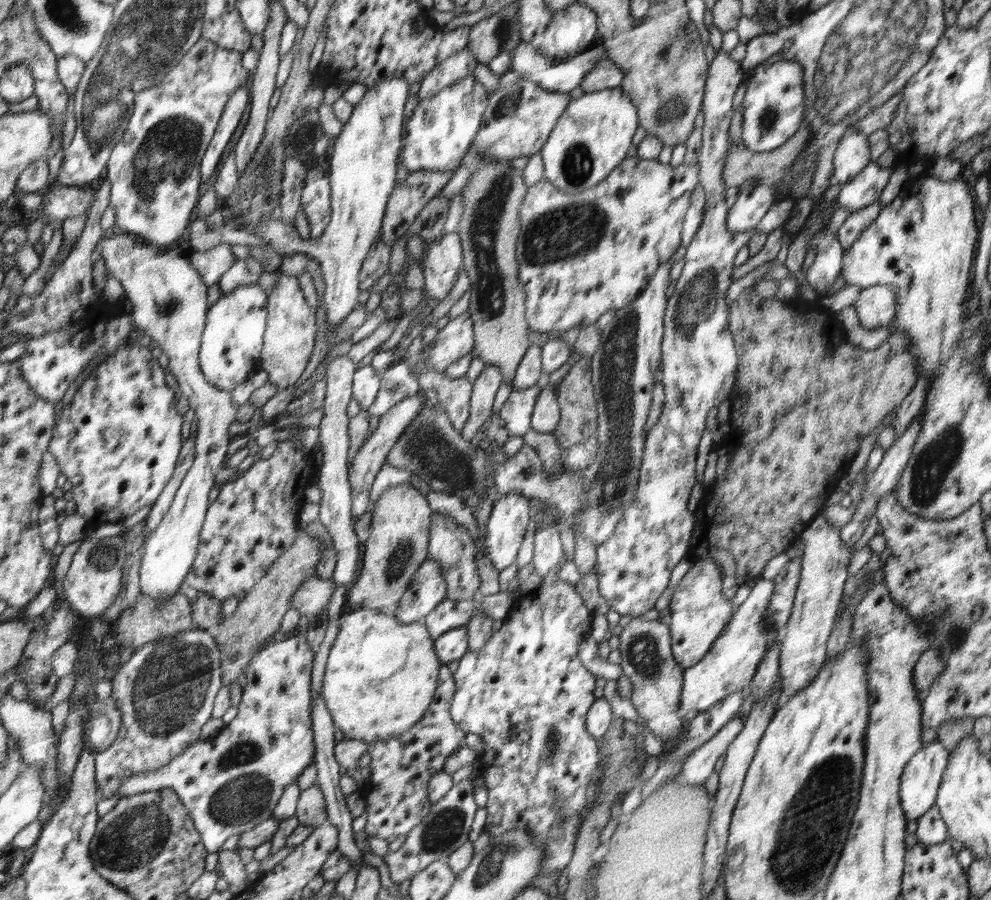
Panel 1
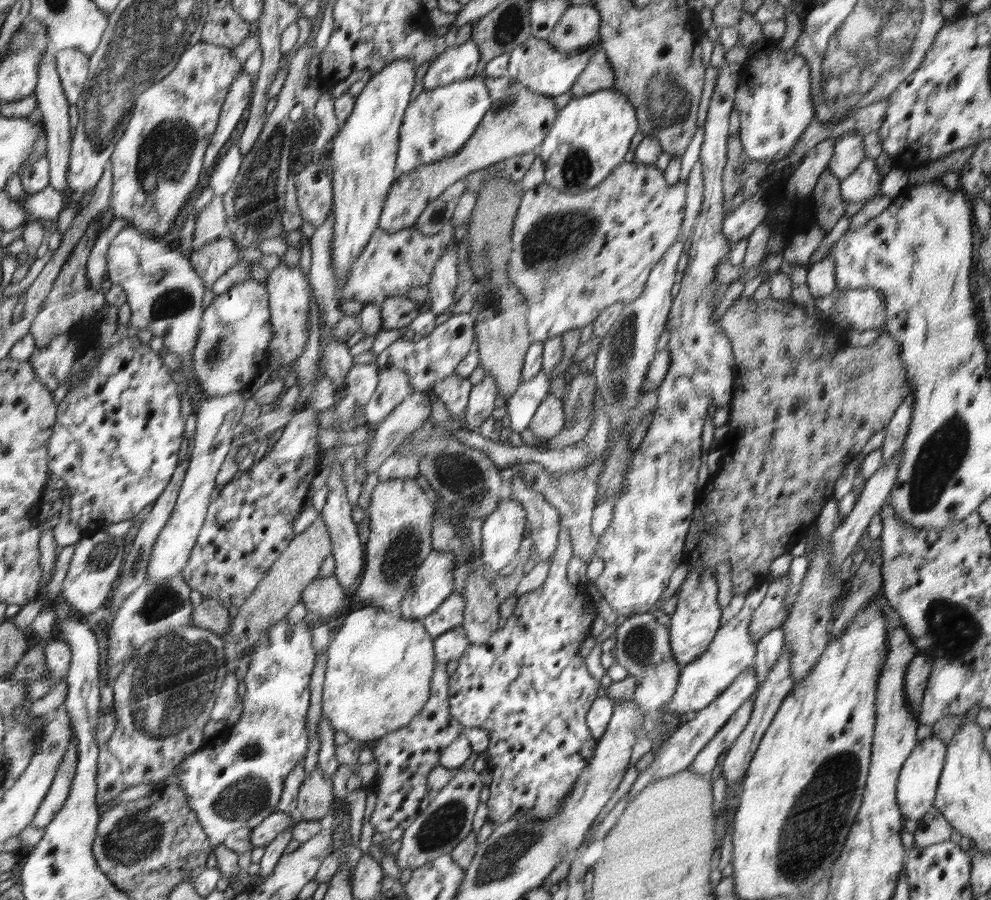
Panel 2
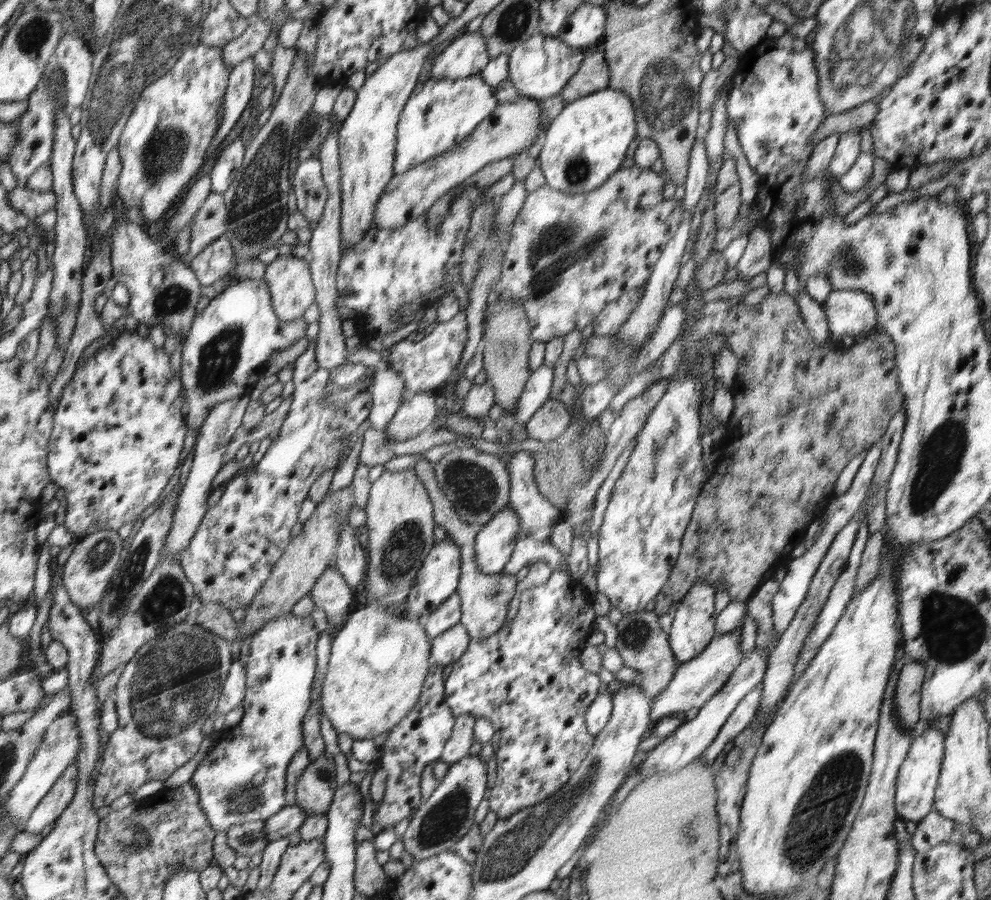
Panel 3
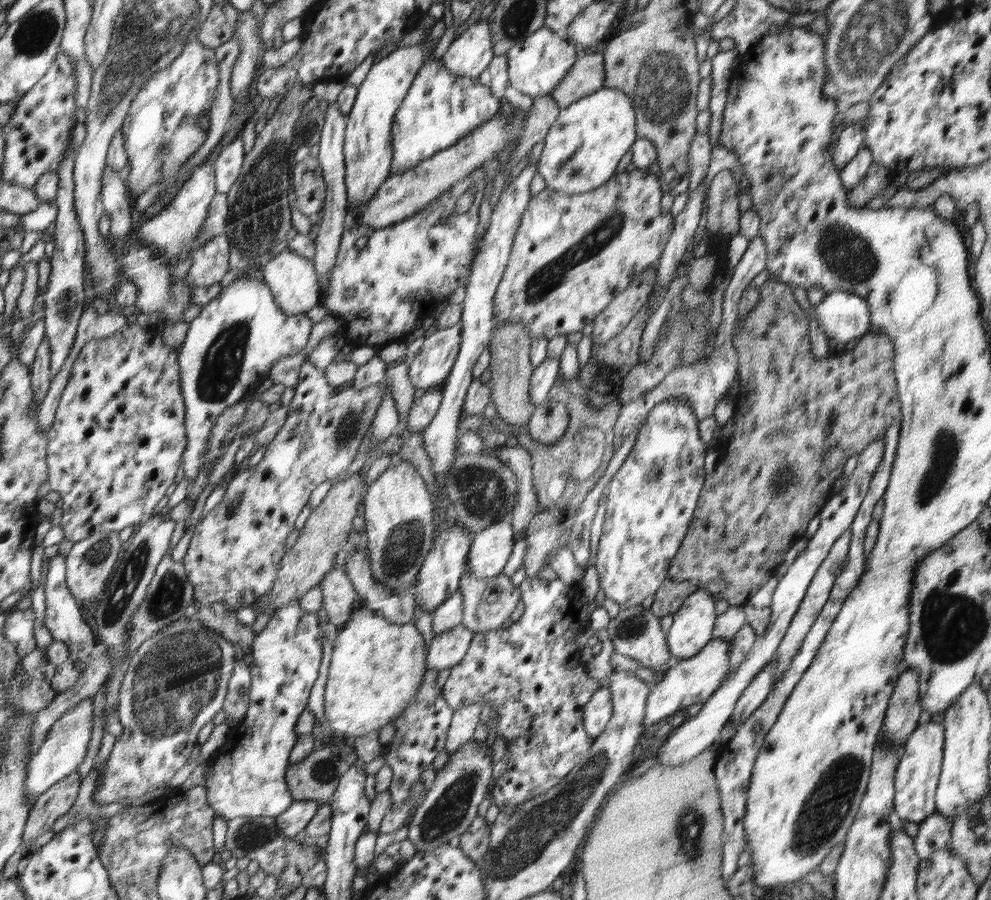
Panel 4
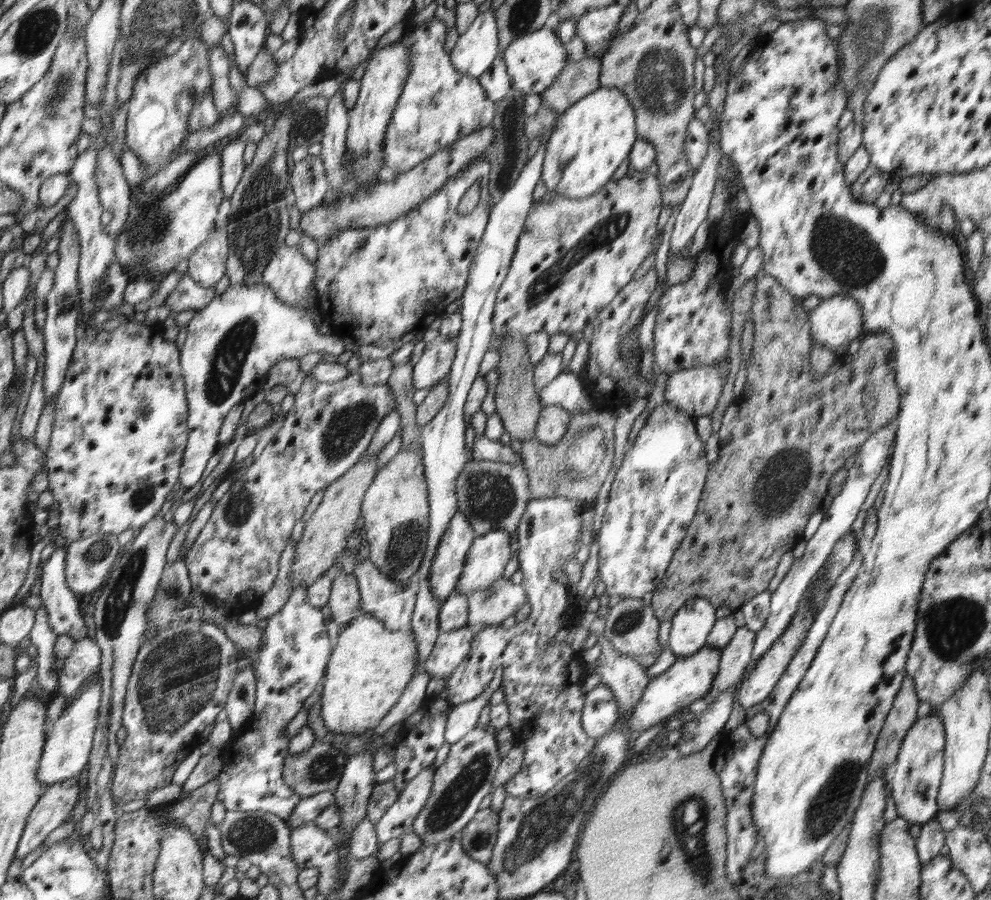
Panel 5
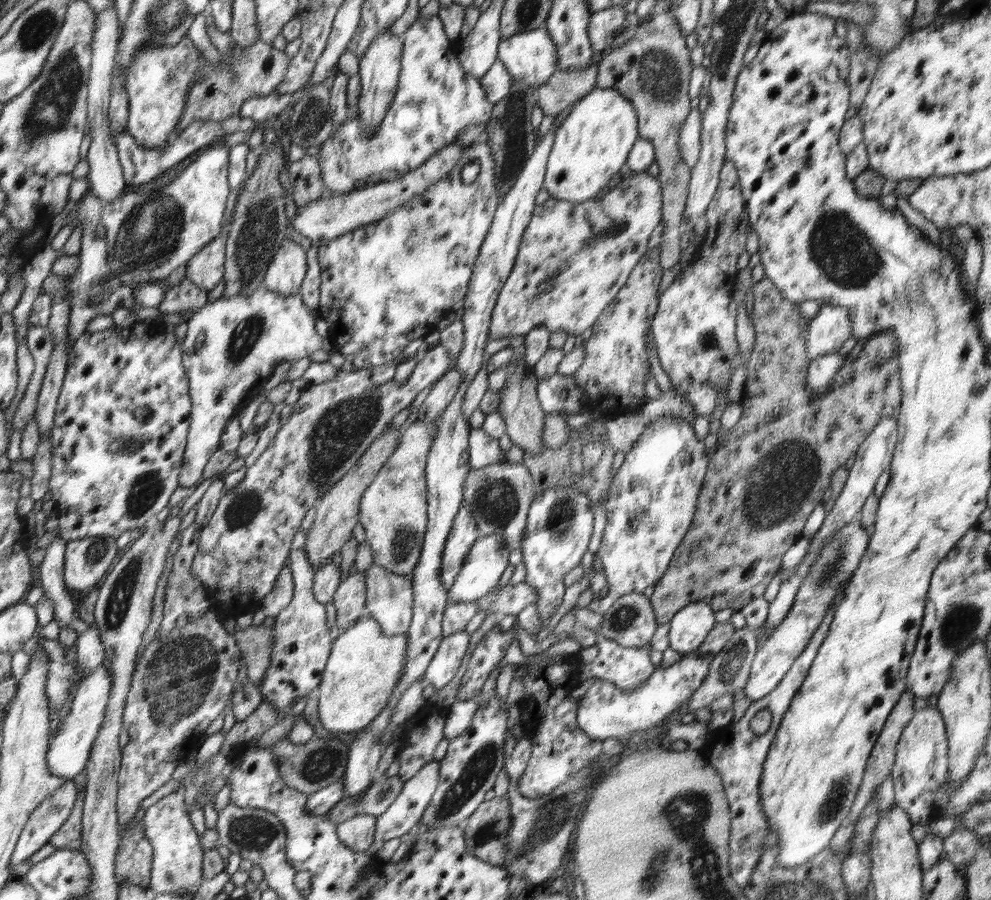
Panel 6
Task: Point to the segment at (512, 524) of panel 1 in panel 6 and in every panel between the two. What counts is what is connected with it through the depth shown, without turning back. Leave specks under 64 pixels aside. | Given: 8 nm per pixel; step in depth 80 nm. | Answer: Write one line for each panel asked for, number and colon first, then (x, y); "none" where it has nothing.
2: (501, 533)
3: (495, 541)
4: (490, 548)
5: (489, 553)
6: (484, 565)

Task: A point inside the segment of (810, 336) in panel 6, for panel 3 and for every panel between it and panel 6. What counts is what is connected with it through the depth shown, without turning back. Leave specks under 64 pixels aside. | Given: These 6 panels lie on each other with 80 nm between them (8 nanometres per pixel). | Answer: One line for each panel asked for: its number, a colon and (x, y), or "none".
3: (849, 313)
4: (844, 316)
5: (836, 322)

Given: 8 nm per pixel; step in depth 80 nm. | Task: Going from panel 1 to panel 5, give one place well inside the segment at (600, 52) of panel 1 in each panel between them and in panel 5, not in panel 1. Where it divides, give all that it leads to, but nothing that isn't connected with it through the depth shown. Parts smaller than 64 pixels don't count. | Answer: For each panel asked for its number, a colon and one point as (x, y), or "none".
2: (536, 64)
3: (540, 67)
4: (536, 65)
5: (534, 61)

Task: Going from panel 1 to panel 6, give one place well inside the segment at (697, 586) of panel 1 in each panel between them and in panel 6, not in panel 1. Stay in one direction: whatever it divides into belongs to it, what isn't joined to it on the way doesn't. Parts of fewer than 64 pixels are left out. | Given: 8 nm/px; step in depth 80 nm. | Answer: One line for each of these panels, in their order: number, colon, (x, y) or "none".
2: (696, 620)
3: (694, 622)
4: (692, 629)
5: (691, 625)
6: (690, 626)

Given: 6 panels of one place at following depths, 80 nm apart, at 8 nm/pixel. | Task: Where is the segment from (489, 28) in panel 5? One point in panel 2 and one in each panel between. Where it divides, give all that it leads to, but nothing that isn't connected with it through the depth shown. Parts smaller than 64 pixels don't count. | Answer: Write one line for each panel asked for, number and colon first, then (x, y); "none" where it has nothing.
2: (460, 62)
3: (465, 56)
4: (470, 53)

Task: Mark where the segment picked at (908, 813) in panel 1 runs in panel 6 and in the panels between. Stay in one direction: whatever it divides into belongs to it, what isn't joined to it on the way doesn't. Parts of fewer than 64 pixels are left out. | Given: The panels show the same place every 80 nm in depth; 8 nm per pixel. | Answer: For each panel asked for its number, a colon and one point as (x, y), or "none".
2: (918, 780)
3: (917, 779)
4: (917, 774)
5: (915, 777)
6: (921, 764)

